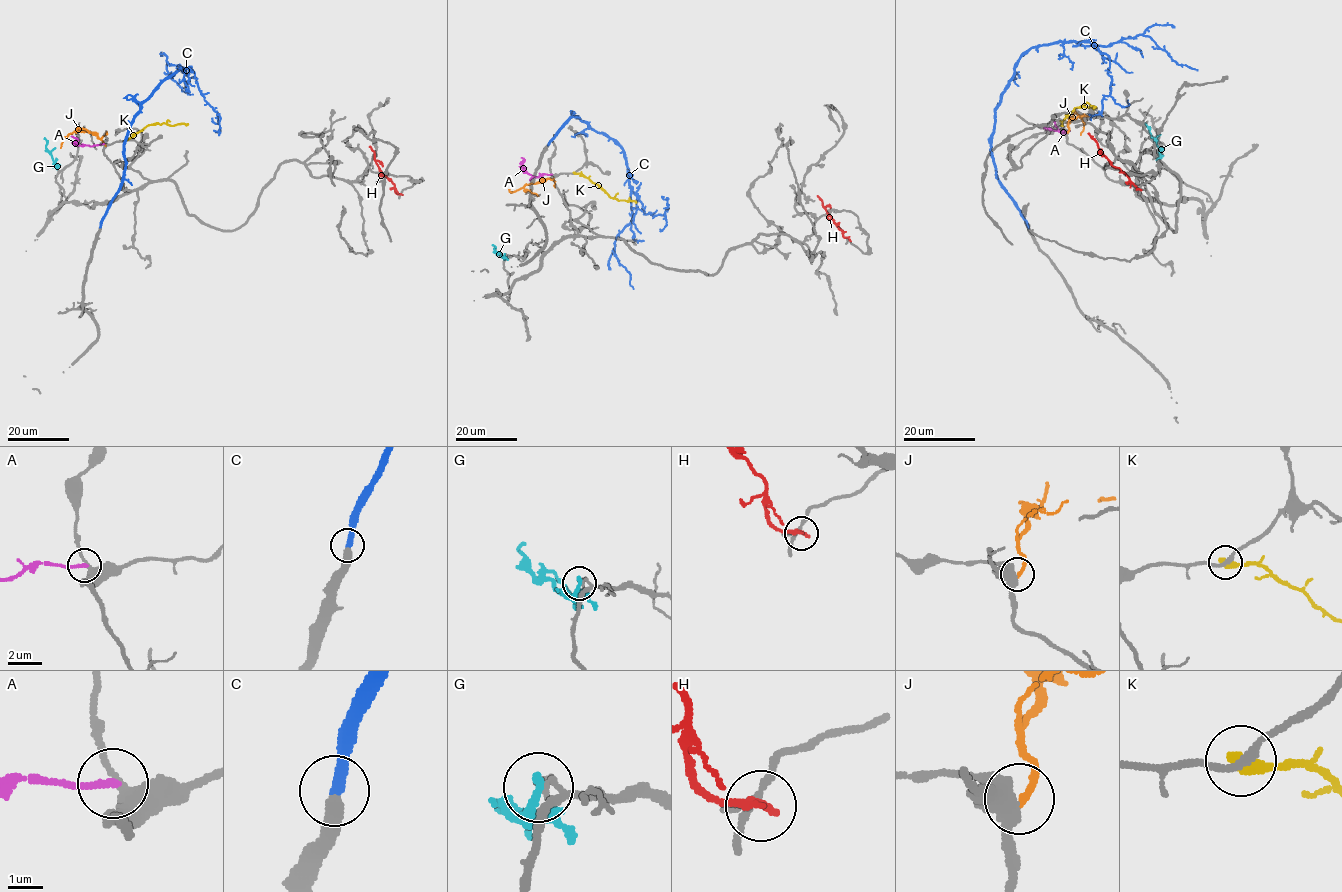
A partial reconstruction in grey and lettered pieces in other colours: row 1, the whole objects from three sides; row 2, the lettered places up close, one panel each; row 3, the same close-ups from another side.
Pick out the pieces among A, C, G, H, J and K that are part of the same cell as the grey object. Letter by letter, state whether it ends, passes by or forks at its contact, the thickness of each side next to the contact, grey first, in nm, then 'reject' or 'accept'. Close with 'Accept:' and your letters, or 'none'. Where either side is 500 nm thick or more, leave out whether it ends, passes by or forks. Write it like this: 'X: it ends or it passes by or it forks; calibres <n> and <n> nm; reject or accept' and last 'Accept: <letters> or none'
A: it ends; calibres 340 and 200 nm; reject
C: it ends; calibres 440 and 360 nm; accept
G: it ends; calibres 110 and 360 nm; reject
H: it passes by; calibres 170 and 170 nm; reject
J: it ends; calibres 440 and 220 nm; reject
K: it ends; calibres 200 and 400 nm; reject
Accept: C

